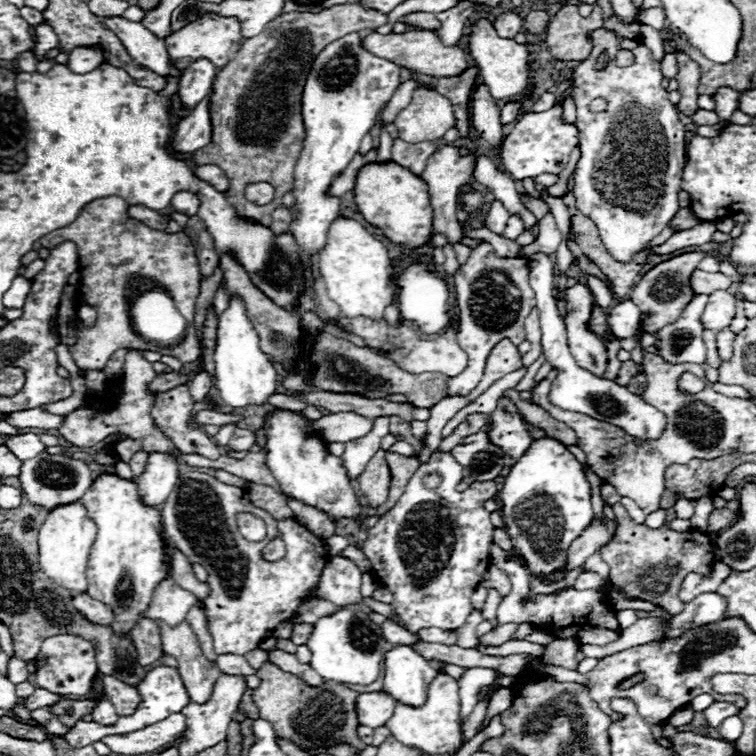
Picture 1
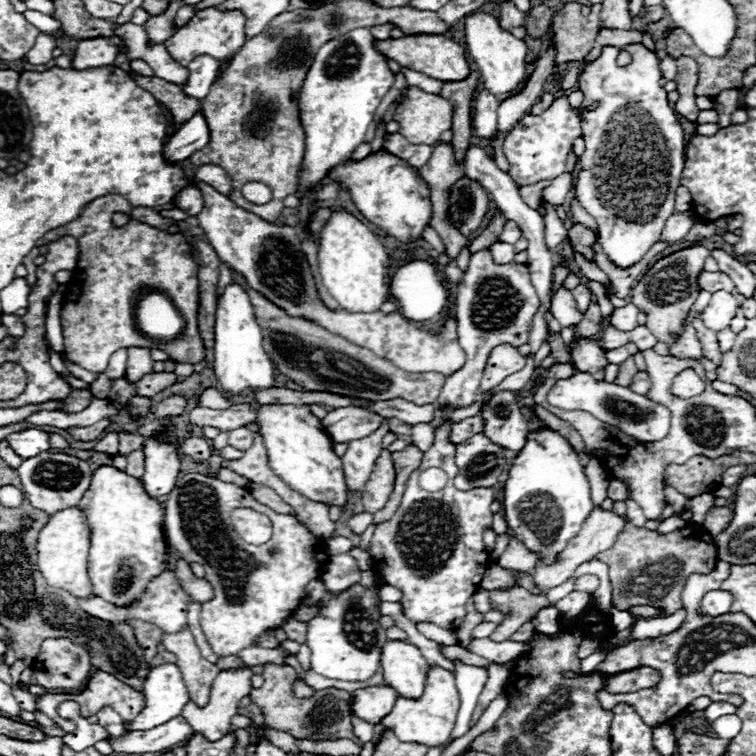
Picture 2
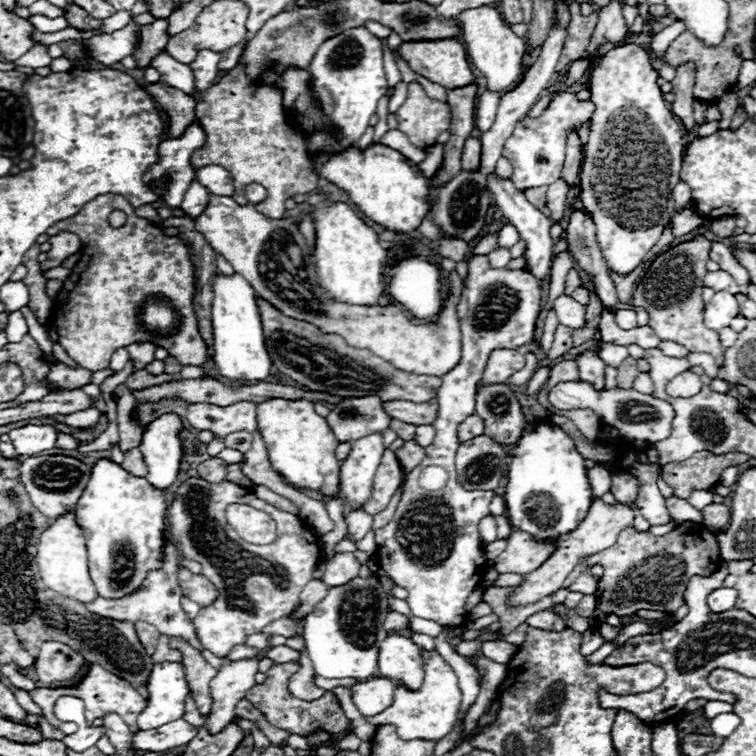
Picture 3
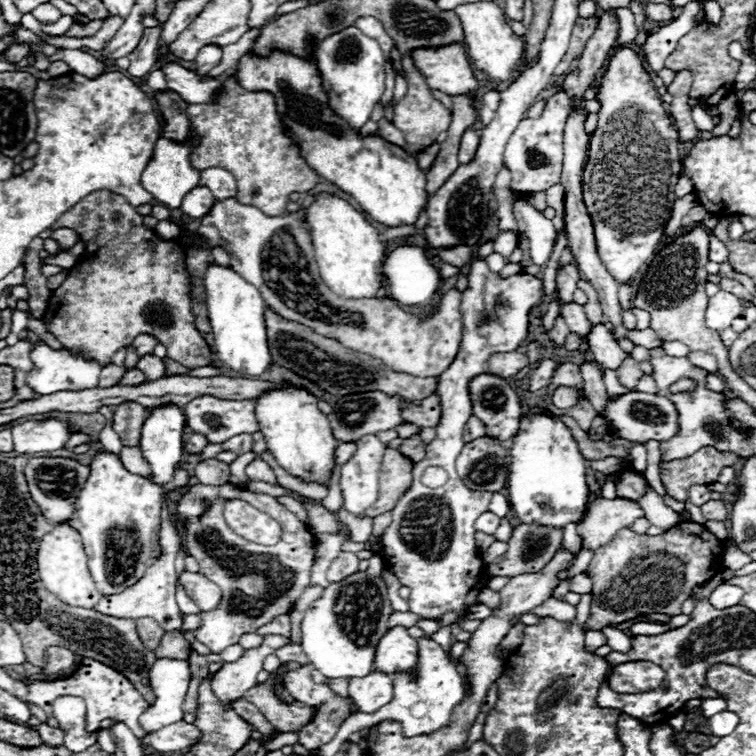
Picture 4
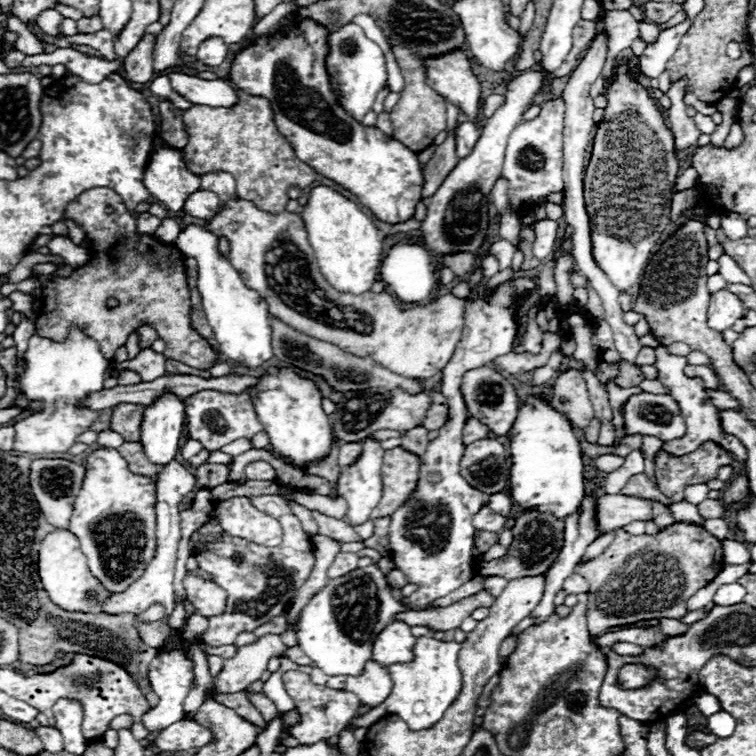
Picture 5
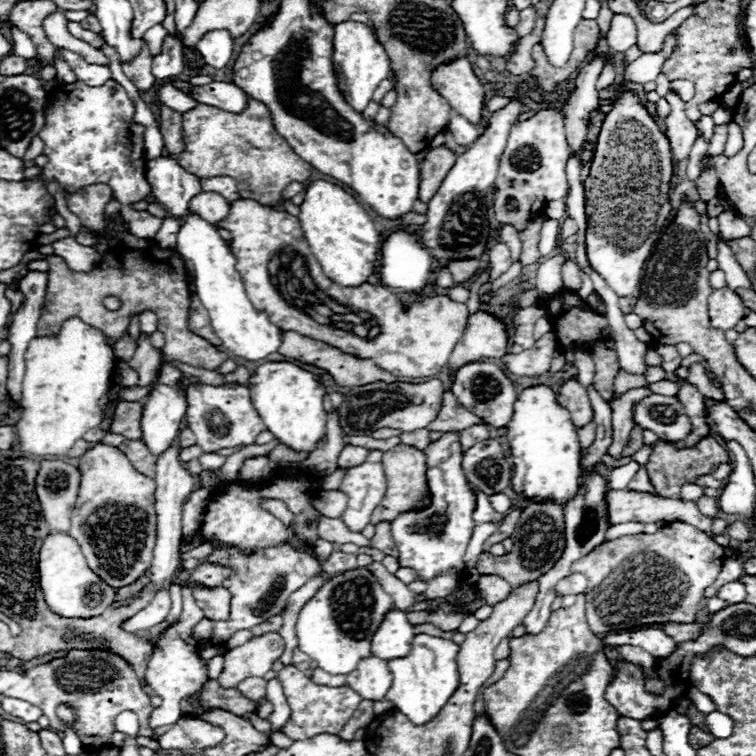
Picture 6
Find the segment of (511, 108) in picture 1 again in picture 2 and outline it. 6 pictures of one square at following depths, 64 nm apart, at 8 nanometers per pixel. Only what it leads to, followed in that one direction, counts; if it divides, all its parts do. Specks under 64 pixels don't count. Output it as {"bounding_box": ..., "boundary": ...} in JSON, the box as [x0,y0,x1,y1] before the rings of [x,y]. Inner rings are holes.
{"bounding_box":[498,42,556,134],"boundary":[[[550,42],[550,46],[546,48],[546,54],[538,60],[534,72],[528,76],[524,88],[500,102],[498,106],[498,130],[500,132],[508,134],[522,120],[522,116],[528,114],[528,110],[540,100],[542,88],[548,76],[552,74],[554,66],[556,66],[556,46]]]}

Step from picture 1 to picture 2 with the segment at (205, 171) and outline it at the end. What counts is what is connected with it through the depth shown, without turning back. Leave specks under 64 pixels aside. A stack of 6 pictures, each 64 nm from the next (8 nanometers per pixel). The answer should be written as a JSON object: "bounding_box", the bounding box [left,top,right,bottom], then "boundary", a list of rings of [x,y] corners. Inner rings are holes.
{"bounding_box":[194,164,232,196],"boundary":[[[206,164],[206,166],[198,166],[194,178],[198,182],[206,182],[210,184],[216,192],[228,196],[232,192],[232,184],[230,184],[230,176],[226,174],[224,168],[216,166],[216,164]]]}

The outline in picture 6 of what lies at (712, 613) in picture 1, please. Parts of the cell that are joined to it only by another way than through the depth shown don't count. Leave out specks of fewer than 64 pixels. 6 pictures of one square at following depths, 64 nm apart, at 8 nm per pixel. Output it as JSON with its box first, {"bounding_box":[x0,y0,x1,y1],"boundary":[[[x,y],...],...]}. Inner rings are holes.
{"bounding_box":[718,582,746,604],"boundary":[[[728,582],[724,584],[720,590],[718,590],[718,598],[730,602],[730,604],[738,604],[738,602],[744,602],[746,598],[746,588],[742,582]]]}

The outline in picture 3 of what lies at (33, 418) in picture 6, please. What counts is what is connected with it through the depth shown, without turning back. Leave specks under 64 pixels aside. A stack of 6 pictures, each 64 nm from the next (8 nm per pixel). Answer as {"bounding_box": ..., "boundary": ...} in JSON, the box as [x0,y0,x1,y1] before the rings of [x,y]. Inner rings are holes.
{"bounding_box":[10,362,92,456],"boundary":[[[46,362],[48,364],[48,368],[50,368],[50,372],[48,372],[48,376],[46,376],[46,380],[48,380],[48,384],[56,384],[56,386],[60,386],[60,388],[68,388],[68,390],[72,390],[72,388],[80,388],[80,386],[84,386],[84,384],[90,384],[92,382],[92,370],[86,370],[86,368],[82,368],[80,364],[76,366],[76,368],[70,368],[70,366],[66,366],[64,362]],[[28,424],[24,428],[16,428],[10,432],[10,440],[16,448],[18,456],[36,456],[44,450],[56,448],[58,430],[52,424]]]}

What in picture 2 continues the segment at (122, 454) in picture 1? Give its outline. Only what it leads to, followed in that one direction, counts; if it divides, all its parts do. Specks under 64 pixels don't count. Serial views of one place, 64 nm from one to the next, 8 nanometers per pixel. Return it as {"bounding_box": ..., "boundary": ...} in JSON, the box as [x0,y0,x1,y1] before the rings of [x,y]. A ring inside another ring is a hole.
{"bounding_box":[118,430,144,456],"boundary":[[[122,430],[122,432],[120,432],[120,446],[118,446],[118,452],[126,456],[126,454],[130,454],[132,450],[140,450],[140,448],[142,448],[142,444],[144,444],[142,434]]]}

